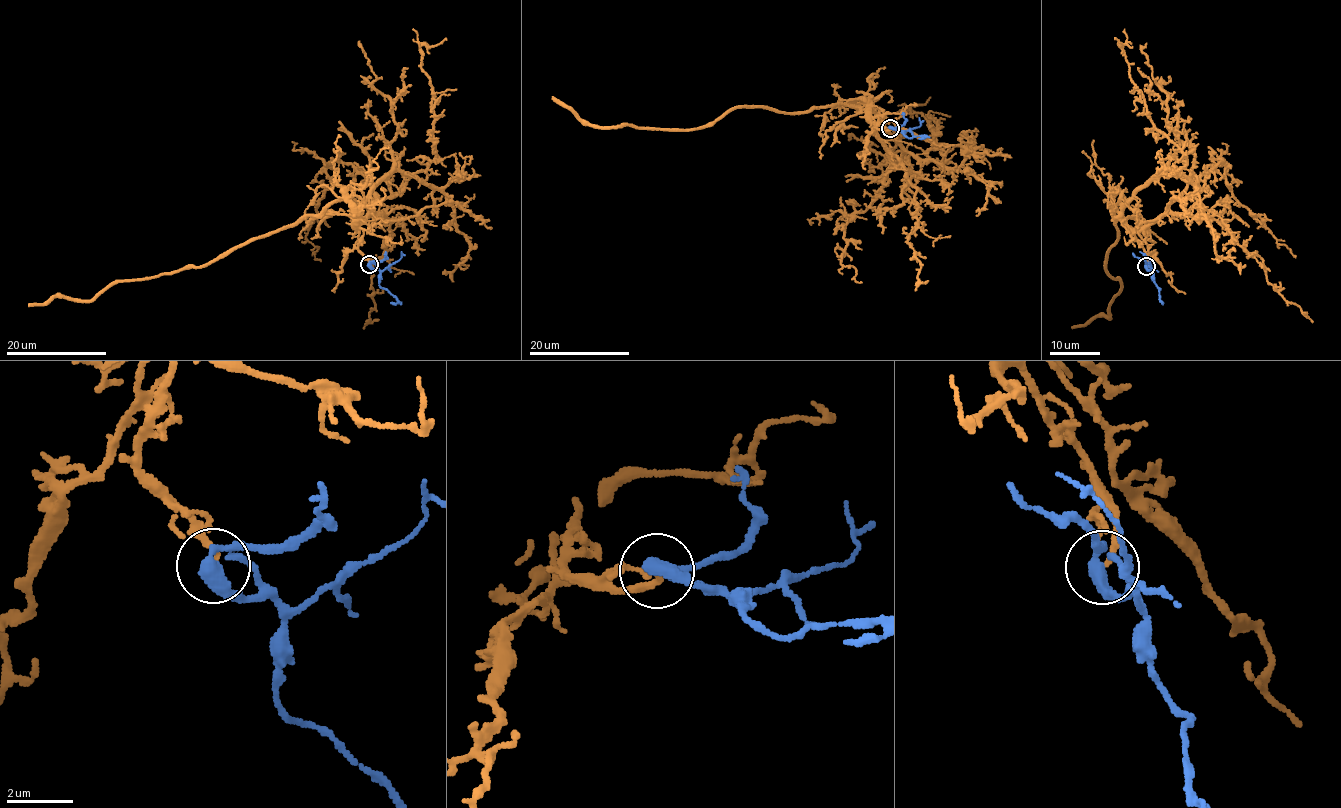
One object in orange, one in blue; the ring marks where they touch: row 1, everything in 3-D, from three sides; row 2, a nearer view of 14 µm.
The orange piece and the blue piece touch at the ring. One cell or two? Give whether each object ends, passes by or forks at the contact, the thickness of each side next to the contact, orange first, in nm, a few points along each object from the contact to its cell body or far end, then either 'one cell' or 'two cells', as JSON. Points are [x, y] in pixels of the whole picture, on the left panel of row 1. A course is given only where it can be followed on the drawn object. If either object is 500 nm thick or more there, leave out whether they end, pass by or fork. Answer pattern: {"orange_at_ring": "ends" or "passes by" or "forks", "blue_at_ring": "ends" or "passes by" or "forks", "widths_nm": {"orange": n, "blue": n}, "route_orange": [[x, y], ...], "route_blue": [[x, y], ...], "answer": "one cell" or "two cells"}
{"orange_at_ring": "ends", "blue_at_ring": "passes by", "widths_nm": {"orange": 150, "blue": 400}, "route_orange": [[370, 264], [359, 220], [340, 197], [202, 266], [116, 280], [91, 299], [28, 305]], "route_blue": [[370, 264], [379, 270], [382, 288], [396, 298], [395, 303], [390, 302]], "answer": "one cell"}

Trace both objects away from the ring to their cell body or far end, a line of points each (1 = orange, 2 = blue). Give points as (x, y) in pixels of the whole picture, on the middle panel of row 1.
1: (891, 128), (877, 128), (877, 117), (861, 99), (793, 113), (736, 106), (686, 130), (593, 127), (552, 96)
2: (891, 128), (908, 137), (923, 135), (918, 139)

